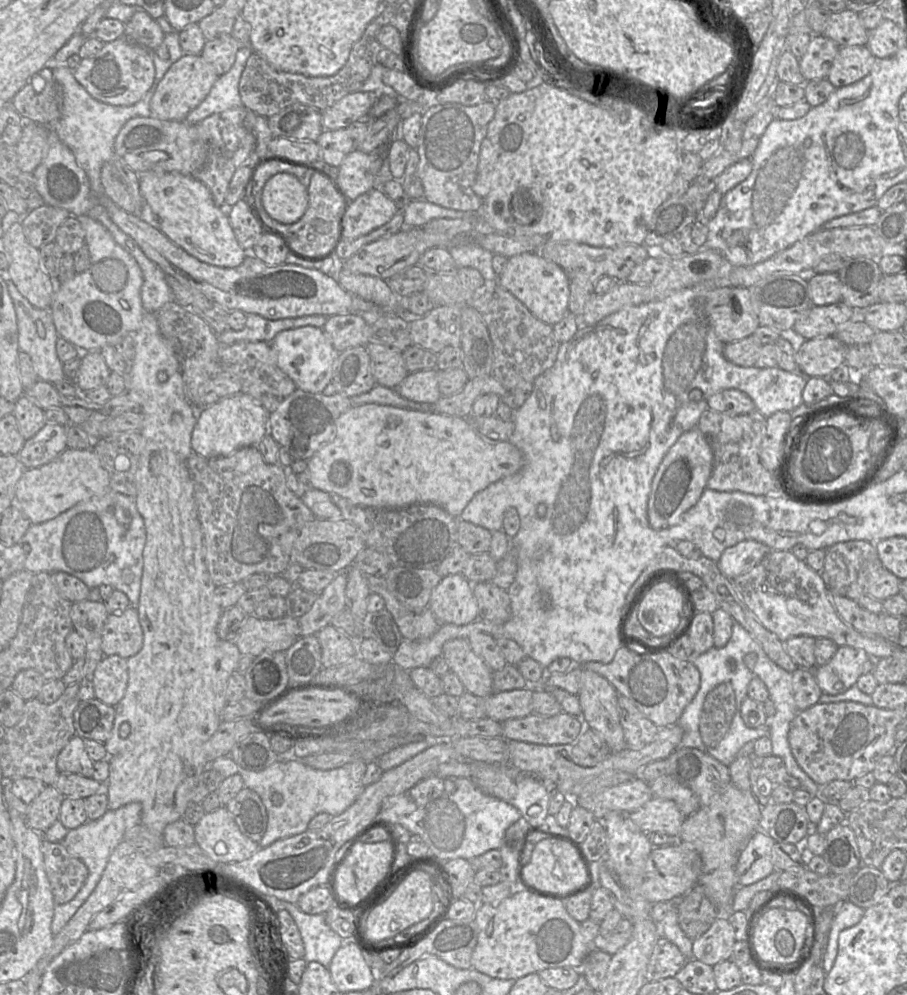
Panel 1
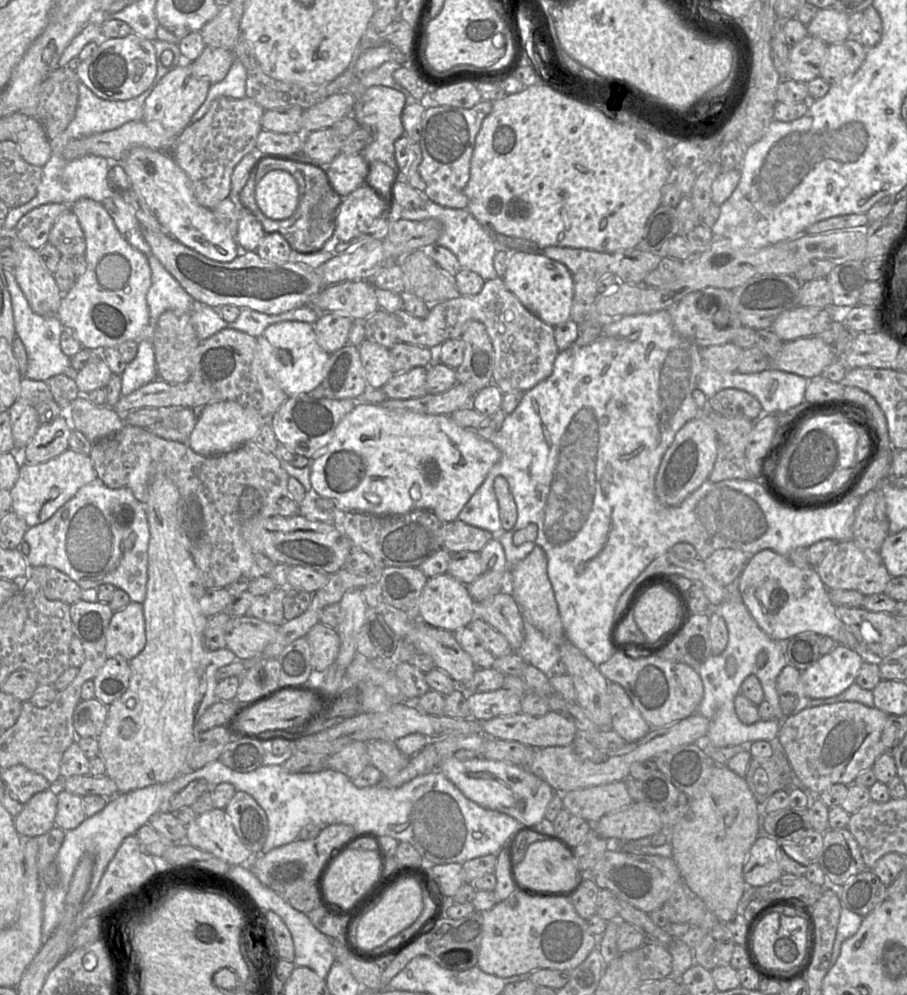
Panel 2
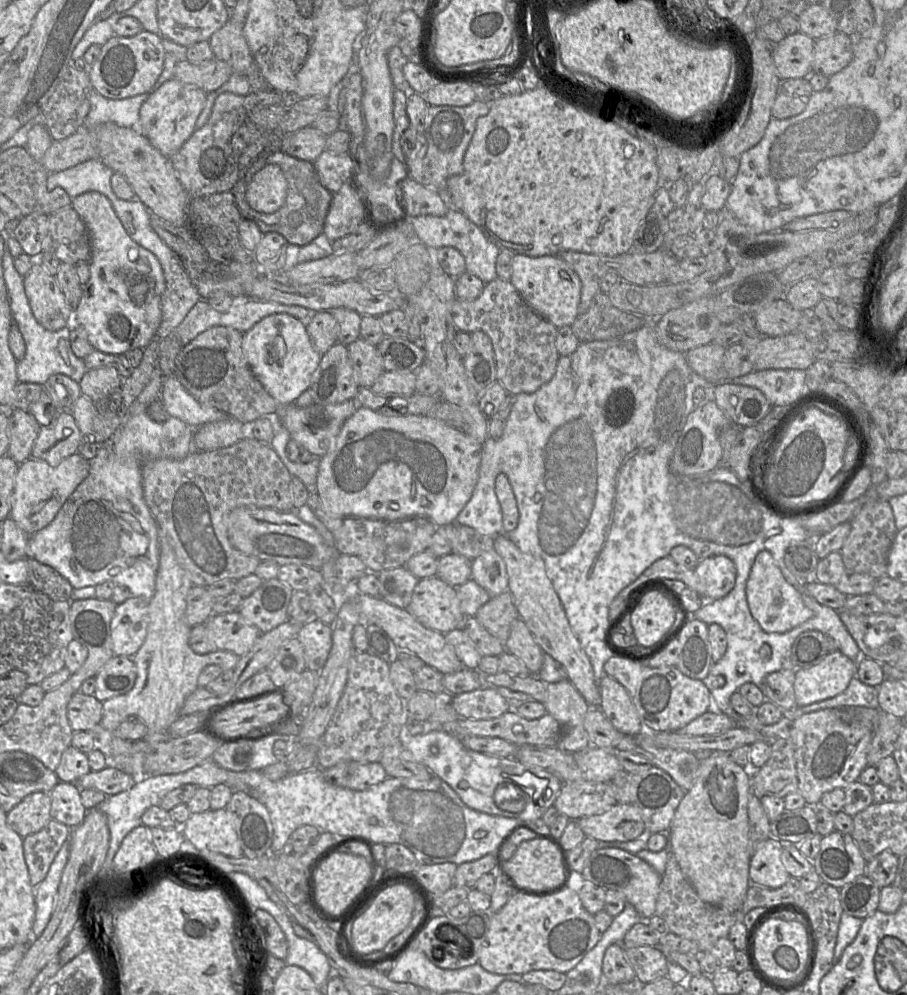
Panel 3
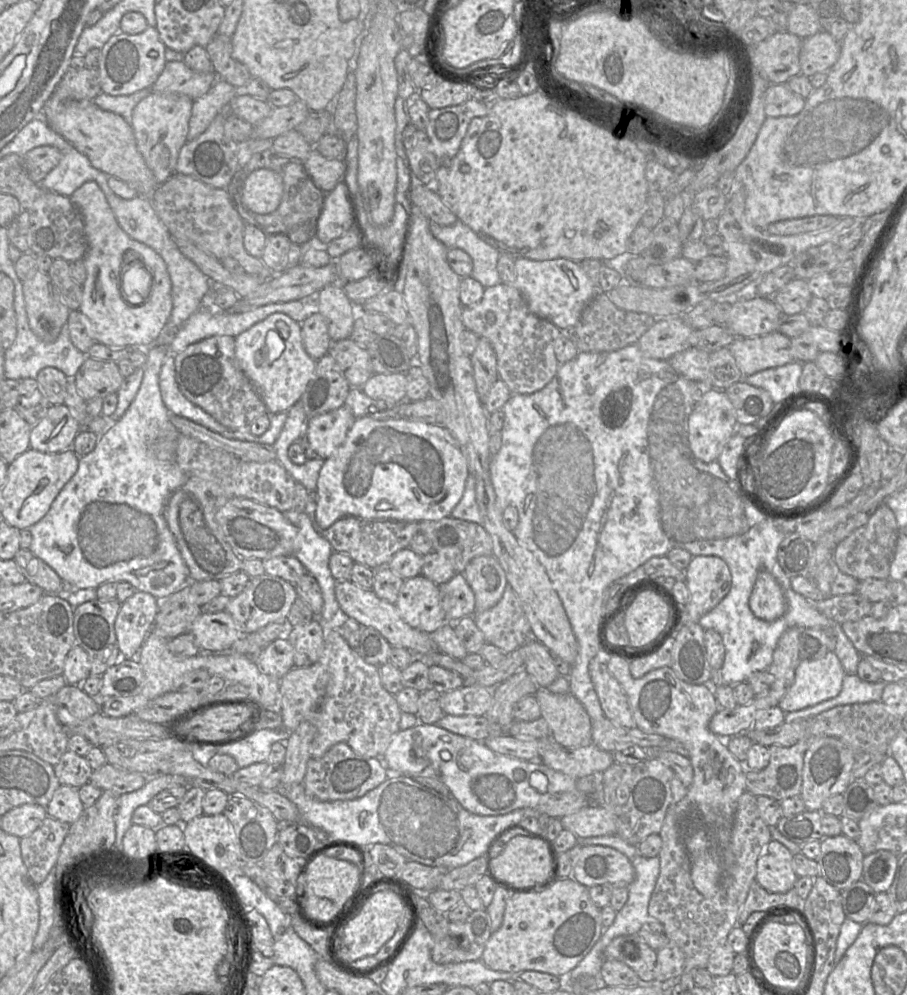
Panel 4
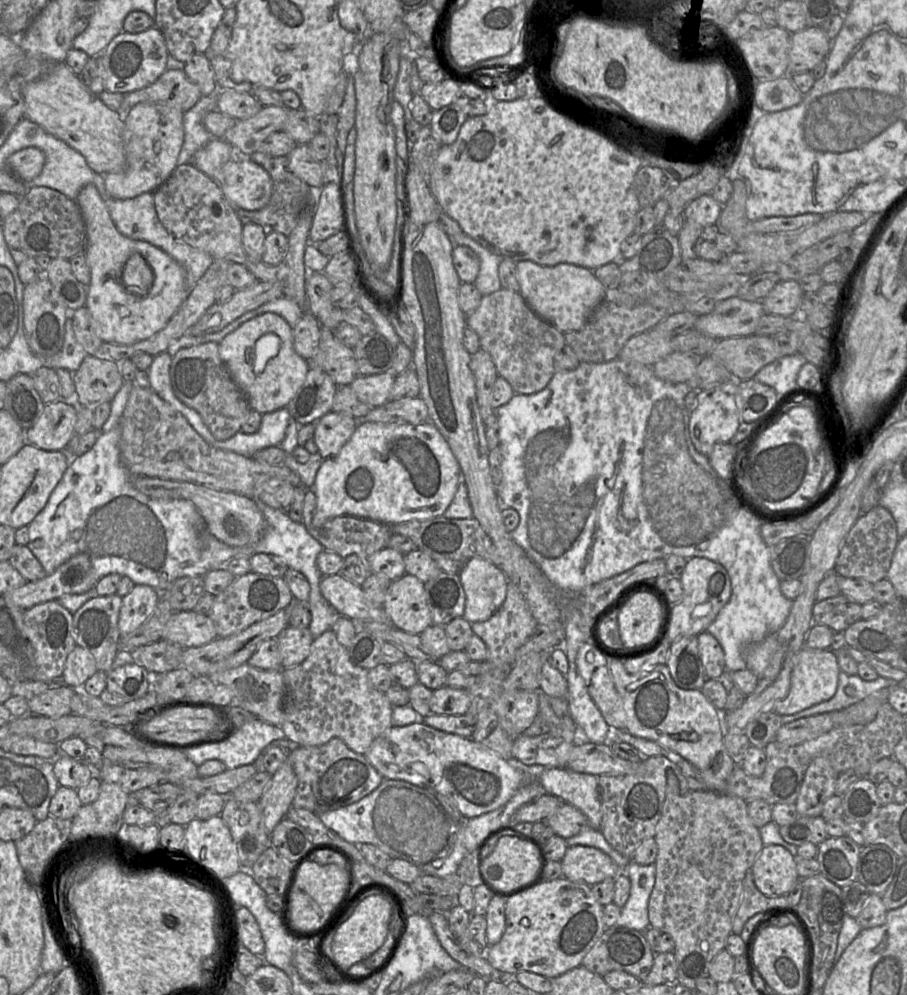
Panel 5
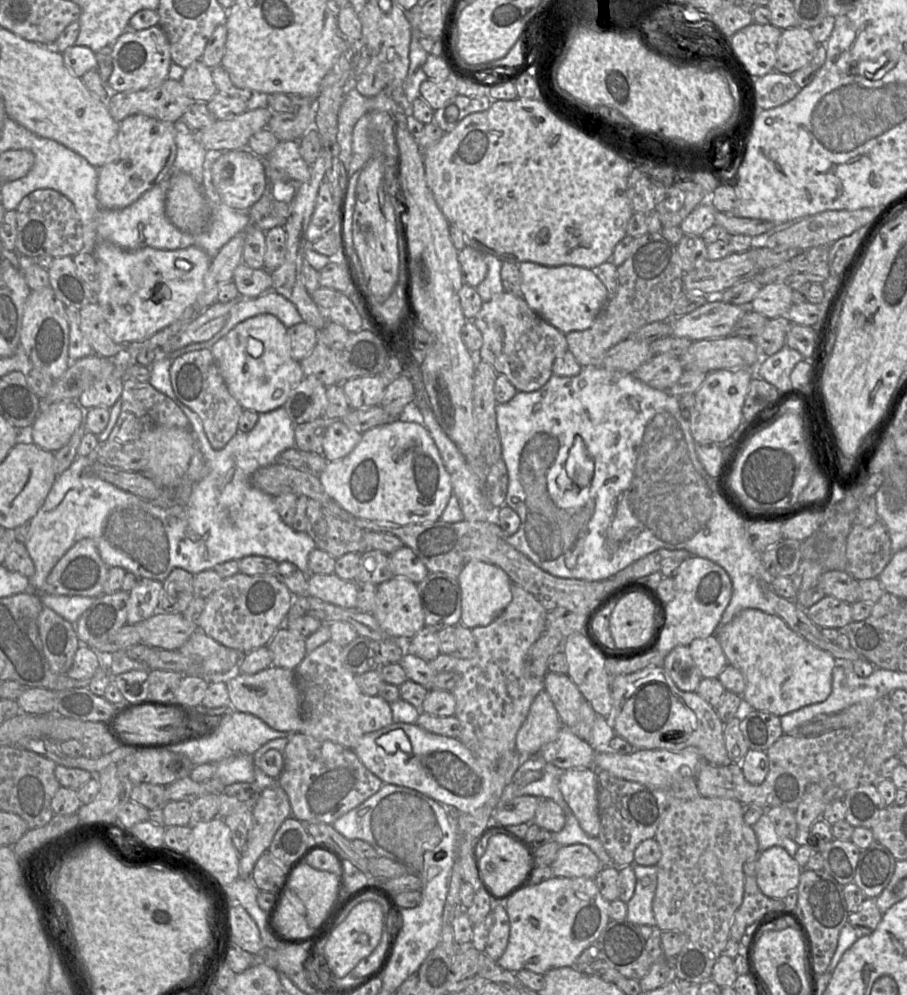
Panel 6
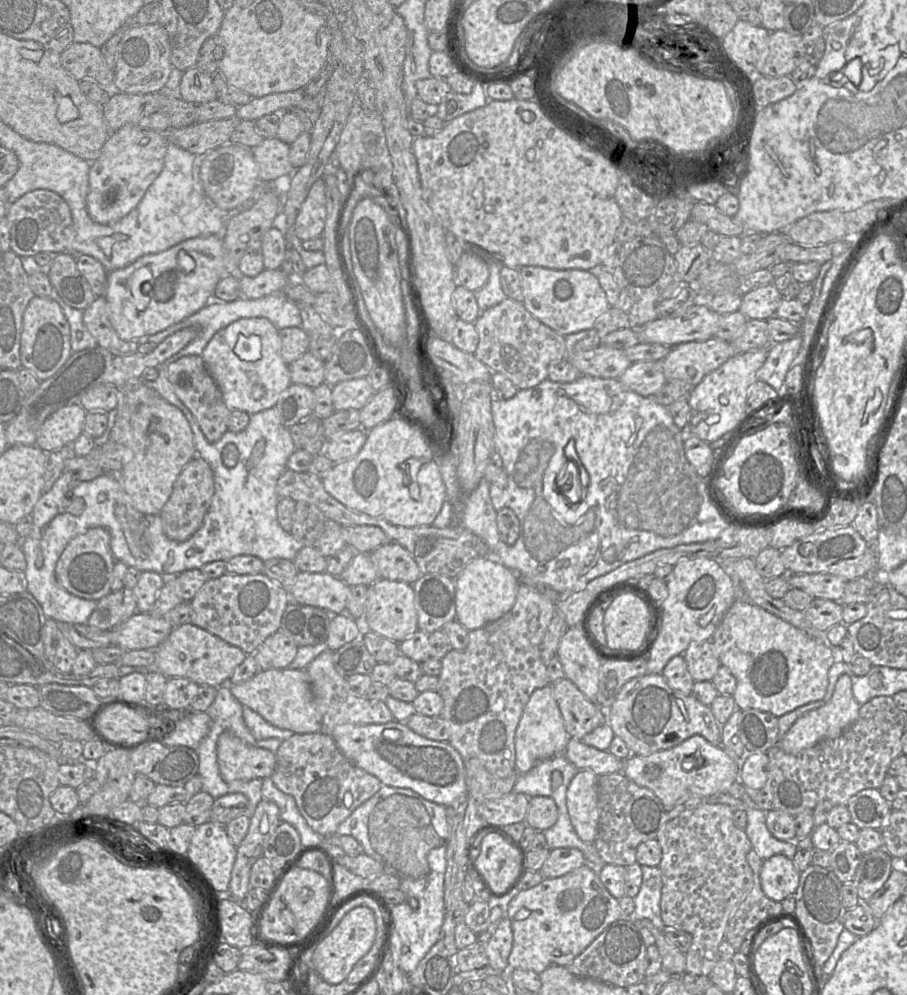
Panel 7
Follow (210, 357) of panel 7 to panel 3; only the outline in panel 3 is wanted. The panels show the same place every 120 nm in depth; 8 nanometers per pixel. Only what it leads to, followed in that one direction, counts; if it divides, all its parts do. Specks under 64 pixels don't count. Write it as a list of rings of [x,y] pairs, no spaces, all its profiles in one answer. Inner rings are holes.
[[[274,314],[243,335],[243,353],[255,377],[280,408],[294,404],[309,389],[322,357],[311,342],[306,322],[288,314]]]

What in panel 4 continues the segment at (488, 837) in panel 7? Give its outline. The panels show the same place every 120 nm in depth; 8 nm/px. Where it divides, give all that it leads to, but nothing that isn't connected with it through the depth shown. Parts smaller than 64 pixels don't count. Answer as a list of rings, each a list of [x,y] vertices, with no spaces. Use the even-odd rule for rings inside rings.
[[[516,835],[504,841],[500,851],[489,861],[489,871],[498,881],[510,886],[530,886],[545,880],[551,870],[547,846],[539,839]]]

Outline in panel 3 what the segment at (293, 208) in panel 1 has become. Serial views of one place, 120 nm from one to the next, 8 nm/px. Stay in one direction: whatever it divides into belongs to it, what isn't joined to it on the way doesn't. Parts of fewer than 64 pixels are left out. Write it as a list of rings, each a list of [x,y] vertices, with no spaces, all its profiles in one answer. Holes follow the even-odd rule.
[[[270,164],[255,173],[246,188],[245,198],[255,211],[273,214],[285,203],[287,192],[288,183],[281,168]]]

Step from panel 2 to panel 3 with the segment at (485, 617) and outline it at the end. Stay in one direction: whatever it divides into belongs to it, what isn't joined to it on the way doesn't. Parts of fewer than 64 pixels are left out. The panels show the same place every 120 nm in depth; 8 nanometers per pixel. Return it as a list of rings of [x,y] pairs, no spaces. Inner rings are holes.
[[[520,617],[512,623],[504,646],[506,651],[525,664],[531,675],[537,676],[543,664],[544,653]]]

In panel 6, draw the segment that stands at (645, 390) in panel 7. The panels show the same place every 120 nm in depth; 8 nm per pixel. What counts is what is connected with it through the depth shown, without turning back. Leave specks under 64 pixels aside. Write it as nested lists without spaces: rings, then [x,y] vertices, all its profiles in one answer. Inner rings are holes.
[[[660,354],[654,355],[633,374],[654,389],[666,390],[679,380],[683,372],[684,367],[679,358]]]

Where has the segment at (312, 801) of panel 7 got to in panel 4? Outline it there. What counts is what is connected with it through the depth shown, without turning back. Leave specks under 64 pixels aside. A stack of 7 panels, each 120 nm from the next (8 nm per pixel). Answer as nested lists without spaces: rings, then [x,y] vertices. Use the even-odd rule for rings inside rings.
[[[347,744],[333,745],[321,758],[310,758],[303,781],[308,796],[323,802],[353,800],[362,797],[389,777],[389,770],[381,758],[362,757]]]

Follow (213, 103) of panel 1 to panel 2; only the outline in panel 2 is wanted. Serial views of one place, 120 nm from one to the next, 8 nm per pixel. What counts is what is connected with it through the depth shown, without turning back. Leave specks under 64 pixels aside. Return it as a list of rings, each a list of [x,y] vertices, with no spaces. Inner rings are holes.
[[[235,58],[225,78],[209,87],[205,101],[192,116],[190,124],[200,120],[209,110],[213,100],[225,96],[235,99],[246,97],[247,69]]]

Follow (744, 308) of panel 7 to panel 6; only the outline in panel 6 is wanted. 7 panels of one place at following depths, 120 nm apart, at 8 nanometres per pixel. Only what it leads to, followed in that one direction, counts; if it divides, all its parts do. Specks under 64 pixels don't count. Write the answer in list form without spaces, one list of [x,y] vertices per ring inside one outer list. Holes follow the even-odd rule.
[[[784,283],[763,285],[750,303],[750,310],[767,319],[784,316],[793,304],[792,290]]]

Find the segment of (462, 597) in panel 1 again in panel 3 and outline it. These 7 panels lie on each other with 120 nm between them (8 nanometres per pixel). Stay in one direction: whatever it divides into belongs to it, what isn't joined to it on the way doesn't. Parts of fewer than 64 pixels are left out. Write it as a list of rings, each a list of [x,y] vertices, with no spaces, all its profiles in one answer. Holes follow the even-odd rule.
[[[437,576],[419,579],[406,610],[425,627],[443,634],[460,627],[465,619],[455,588]]]

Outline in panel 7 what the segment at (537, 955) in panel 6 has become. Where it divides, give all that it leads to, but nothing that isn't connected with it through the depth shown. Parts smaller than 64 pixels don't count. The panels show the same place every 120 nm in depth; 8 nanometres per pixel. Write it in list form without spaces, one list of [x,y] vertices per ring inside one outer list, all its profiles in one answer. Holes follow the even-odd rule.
[[[585,864],[561,877],[544,879],[538,885],[520,891],[505,902],[506,917],[513,932],[513,946],[508,957],[510,969],[531,970],[538,974],[550,966],[570,964],[611,923],[622,919],[631,921],[639,930],[648,929],[655,938],[662,969],[672,976],[686,973],[685,954],[670,943],[664,930],[658,930],[646,918],[623,914],[619,900],[602,884],[598,869]]]

